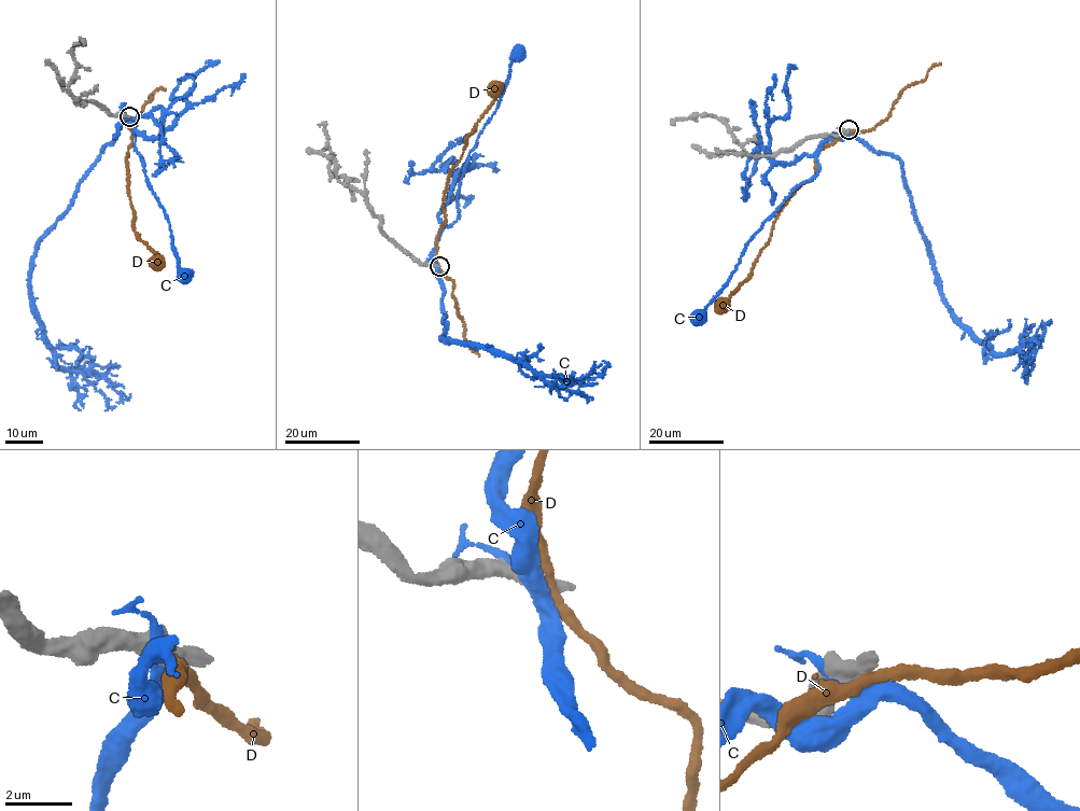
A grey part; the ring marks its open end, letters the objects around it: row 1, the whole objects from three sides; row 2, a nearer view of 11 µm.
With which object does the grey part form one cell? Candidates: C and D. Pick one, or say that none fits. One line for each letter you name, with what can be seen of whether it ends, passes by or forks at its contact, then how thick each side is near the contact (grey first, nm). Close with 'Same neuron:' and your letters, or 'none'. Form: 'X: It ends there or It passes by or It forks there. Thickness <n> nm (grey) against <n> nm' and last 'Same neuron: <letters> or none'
Same neuron: none

